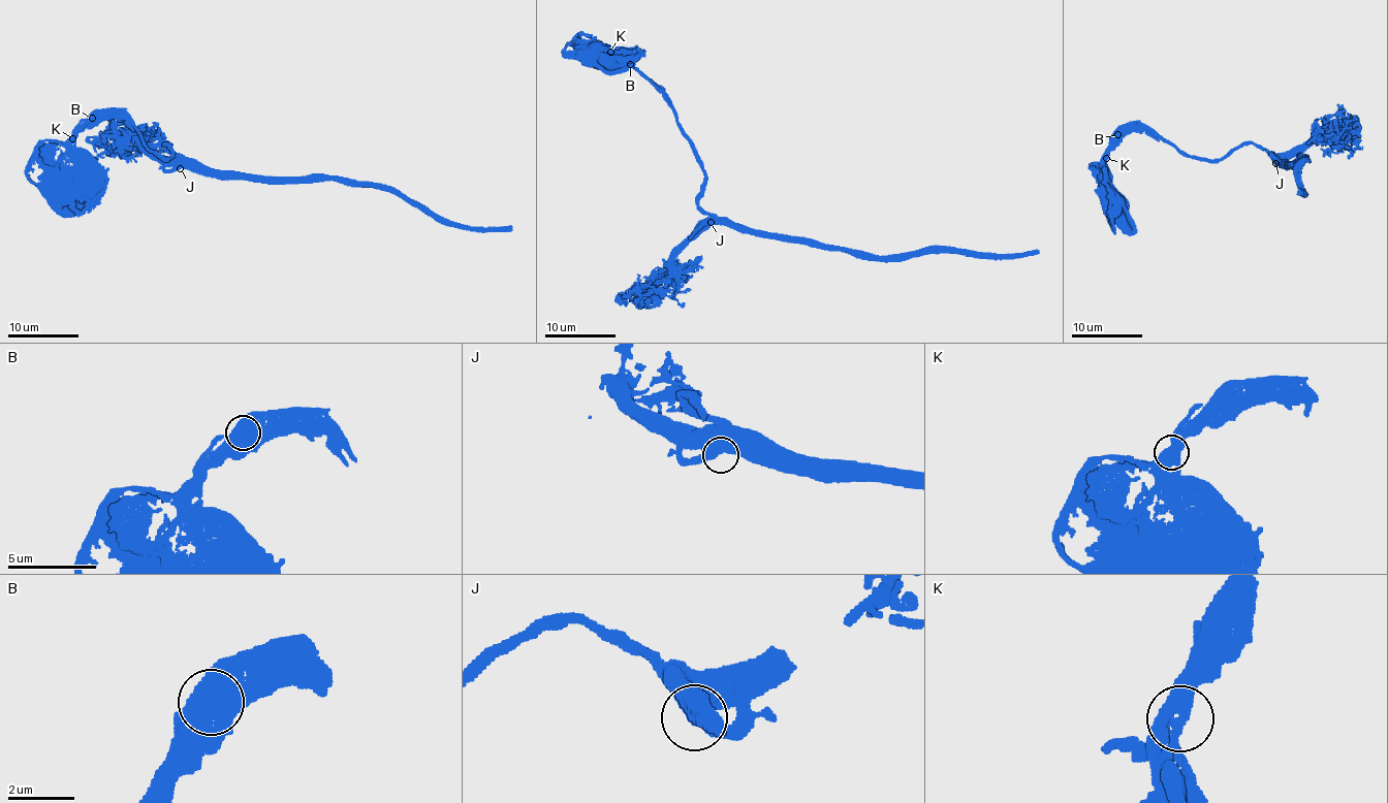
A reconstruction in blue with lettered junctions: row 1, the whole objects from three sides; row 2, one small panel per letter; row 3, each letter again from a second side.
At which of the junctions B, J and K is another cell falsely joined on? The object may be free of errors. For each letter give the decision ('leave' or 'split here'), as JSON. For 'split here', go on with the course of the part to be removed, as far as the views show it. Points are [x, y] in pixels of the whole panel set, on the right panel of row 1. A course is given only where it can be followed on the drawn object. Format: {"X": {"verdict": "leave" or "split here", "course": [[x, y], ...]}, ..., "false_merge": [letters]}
{"B": {"verdict": "leave"}, "J": {"verdict": "leave"}, "K": {"verdict": "leave"}, "false_merge": []}

